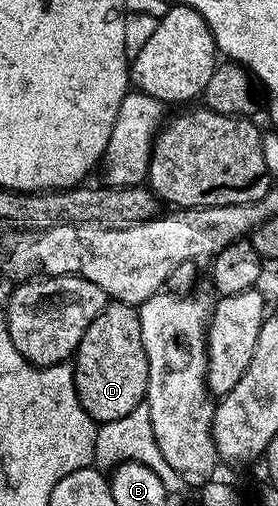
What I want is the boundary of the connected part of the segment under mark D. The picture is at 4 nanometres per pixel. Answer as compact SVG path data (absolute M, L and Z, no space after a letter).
M109 302L86 329L74 356L76 392L82 409L97 424L117 421L145 402L148 394L148 358L140 338L140 312L127 303Z

